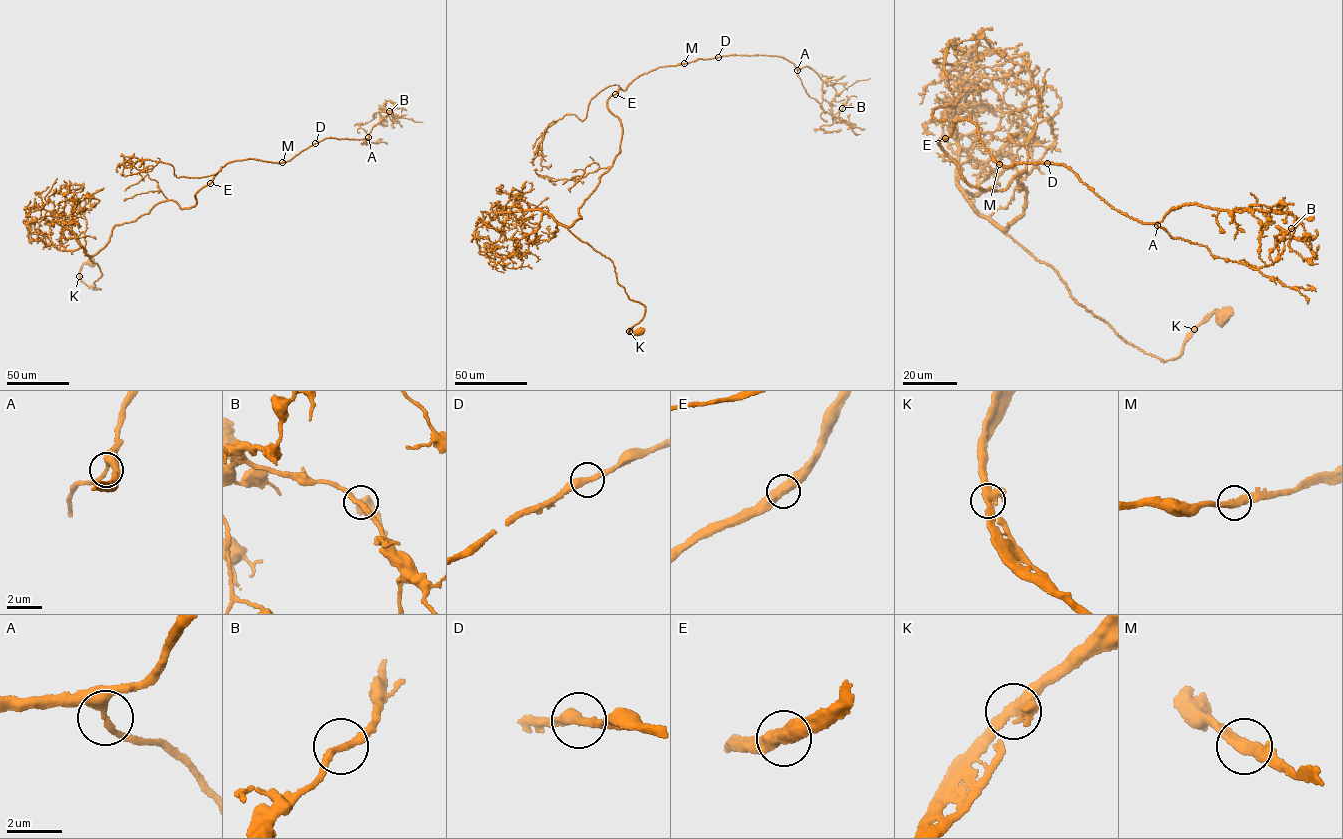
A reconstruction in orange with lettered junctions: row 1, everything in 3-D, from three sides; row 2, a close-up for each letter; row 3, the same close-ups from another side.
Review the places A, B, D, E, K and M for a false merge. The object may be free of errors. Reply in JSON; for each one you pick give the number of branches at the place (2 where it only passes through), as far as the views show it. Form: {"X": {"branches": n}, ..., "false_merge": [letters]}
{"false_merge": []}

